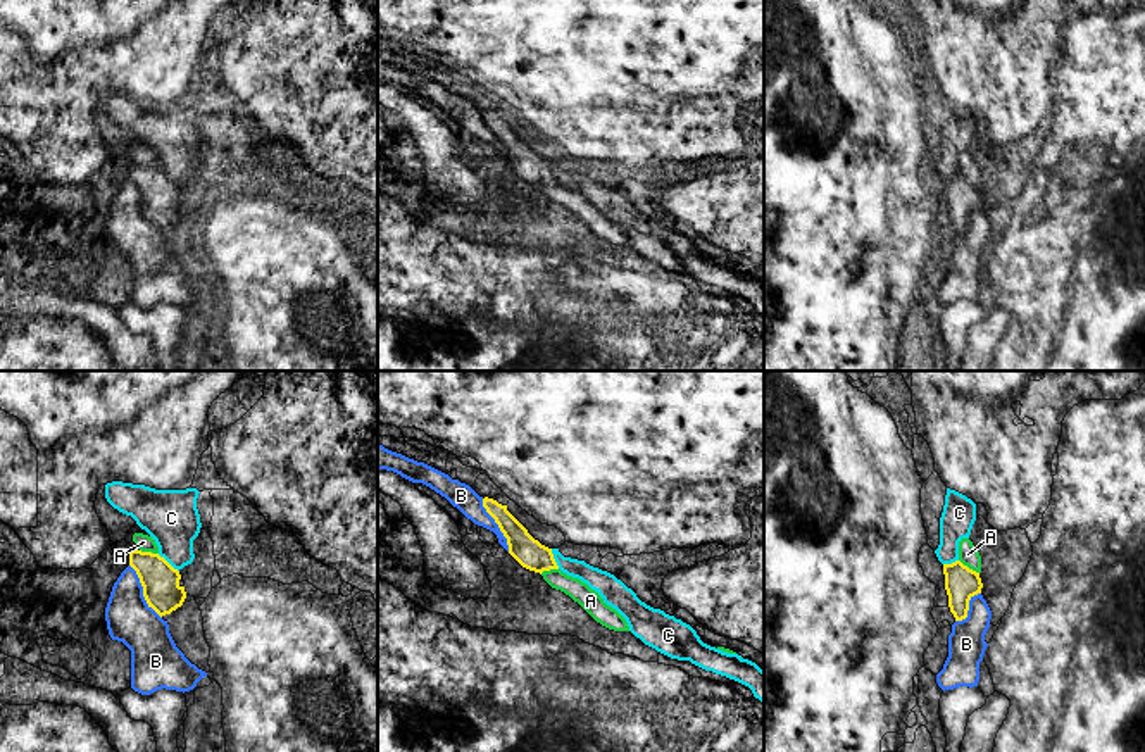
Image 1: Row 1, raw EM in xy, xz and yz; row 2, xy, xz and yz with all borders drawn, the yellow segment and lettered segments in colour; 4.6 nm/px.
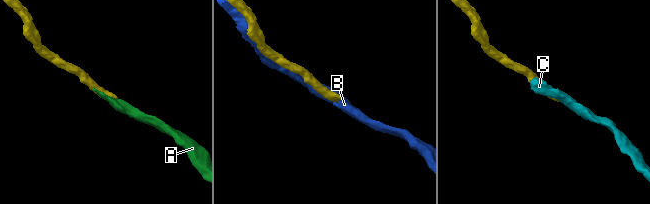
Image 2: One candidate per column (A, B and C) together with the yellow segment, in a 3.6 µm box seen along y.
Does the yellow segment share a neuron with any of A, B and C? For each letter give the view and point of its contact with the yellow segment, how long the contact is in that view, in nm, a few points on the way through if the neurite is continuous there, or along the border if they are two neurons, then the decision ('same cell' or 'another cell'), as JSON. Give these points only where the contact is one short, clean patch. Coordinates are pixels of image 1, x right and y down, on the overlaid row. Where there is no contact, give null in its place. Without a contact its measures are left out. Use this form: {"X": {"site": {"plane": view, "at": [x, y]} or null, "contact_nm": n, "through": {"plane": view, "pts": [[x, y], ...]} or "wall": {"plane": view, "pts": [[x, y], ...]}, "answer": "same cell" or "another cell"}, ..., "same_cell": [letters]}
{"A": {"site": {"plane": "yz", "at": [968, 568]}, "contact_nm": 120, "through": {"plane": "yz", "pts": [[961, 583], [968, 568], [968, 554]]}, "answer": "same cell"}, "B": {"site": {"plane": "xy", "at": [143, 592]}, "contact_nm": 300, "answer": "another cell"}, "C": {"site": {"plane": "xy", "at": [166, 561]}, "contact_nm": 130, "answer": "another cell"}, "same_cell": ["A"]}

